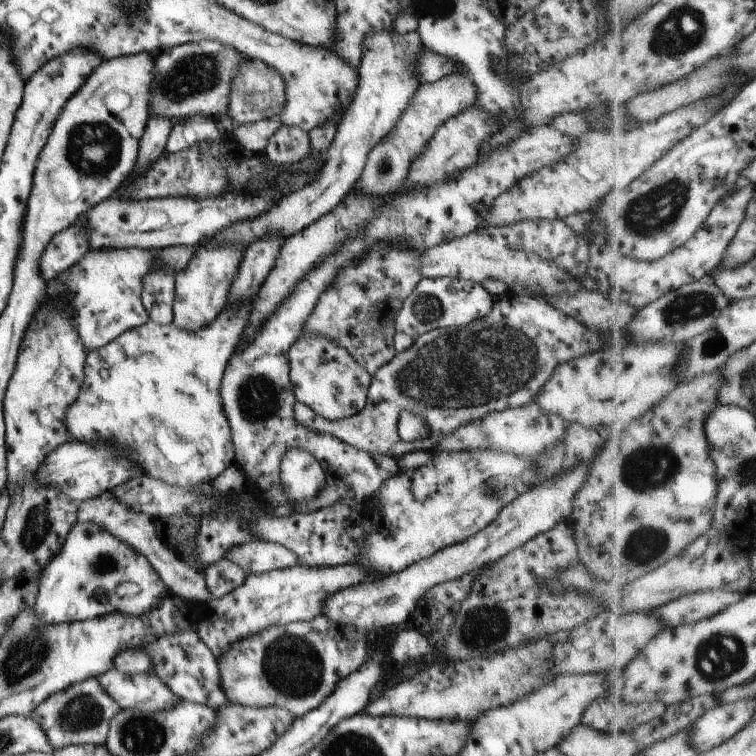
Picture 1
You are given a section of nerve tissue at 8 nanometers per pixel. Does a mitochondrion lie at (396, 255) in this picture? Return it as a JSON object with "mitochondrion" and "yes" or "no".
{"mitochondrion":"no"}

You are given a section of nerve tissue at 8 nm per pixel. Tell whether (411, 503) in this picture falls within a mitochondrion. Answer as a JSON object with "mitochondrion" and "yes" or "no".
{"mitochondrion":"no"}

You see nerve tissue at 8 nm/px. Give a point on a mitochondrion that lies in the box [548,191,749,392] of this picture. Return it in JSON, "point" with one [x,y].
{"point":[696,305]}

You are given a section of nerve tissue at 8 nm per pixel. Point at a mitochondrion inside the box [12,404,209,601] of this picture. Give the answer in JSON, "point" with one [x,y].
{"point":[37,524]}

